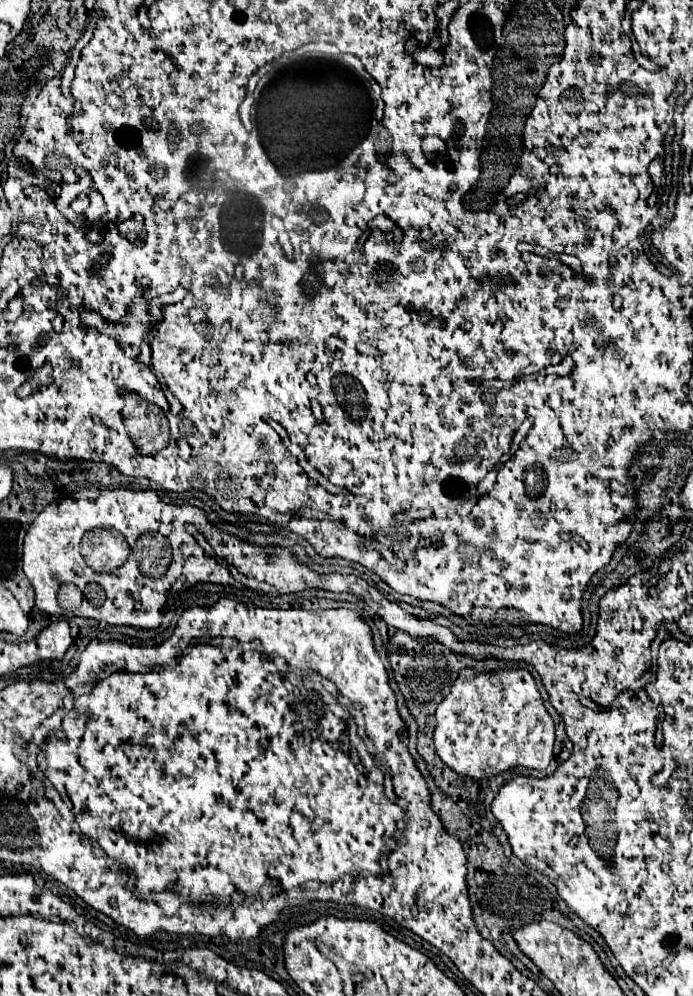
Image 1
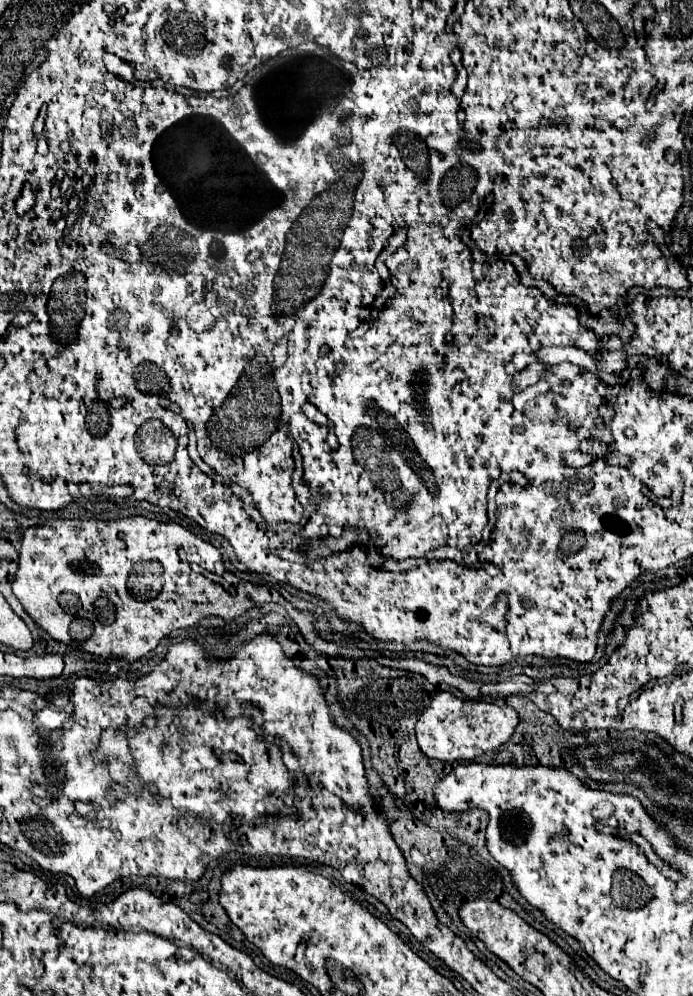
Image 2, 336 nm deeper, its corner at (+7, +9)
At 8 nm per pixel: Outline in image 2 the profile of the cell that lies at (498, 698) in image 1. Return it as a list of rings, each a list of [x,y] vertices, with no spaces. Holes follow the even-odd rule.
[[[436,693],[432,703],[416,721],[416,739],[420,751],[436,761],[472,761],[486,751],[506,743],[518,725],[518,713],[510,707],[498,707],[484,701],[462,701],[452,693]]]

